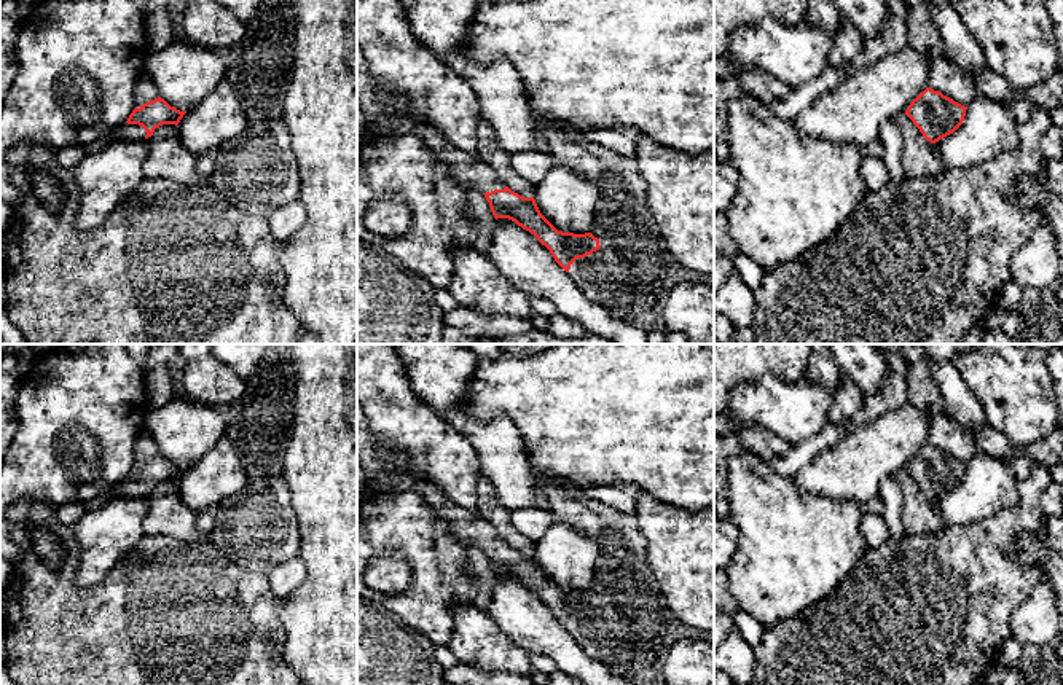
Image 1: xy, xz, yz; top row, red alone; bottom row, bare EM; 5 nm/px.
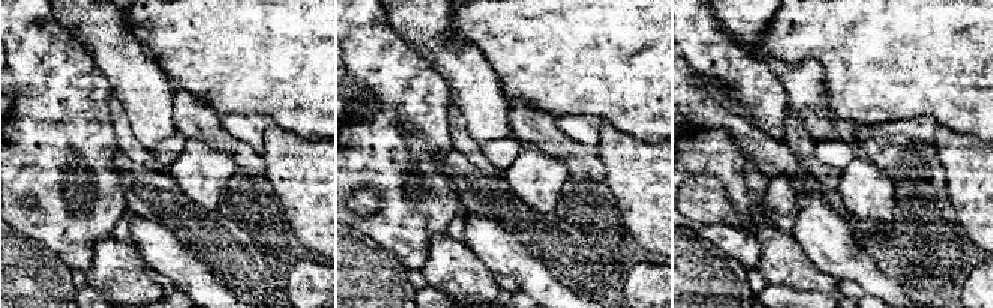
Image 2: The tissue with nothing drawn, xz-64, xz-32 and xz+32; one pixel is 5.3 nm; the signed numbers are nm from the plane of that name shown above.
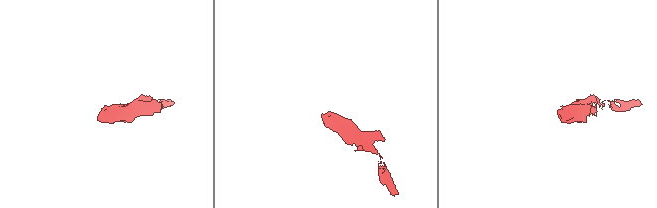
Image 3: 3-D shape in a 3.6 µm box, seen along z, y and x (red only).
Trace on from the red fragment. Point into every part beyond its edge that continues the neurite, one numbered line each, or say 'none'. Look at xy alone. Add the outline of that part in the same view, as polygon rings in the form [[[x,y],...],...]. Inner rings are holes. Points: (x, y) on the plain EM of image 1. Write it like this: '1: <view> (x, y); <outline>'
1: xy (129, 489); [[[121,481],[112,486],[102,497],[96,497],[84,503],[86,510],[96,510],[102,502],[112,497],[124,497],[124,499],[143,499],[147,487],[139,481]]]

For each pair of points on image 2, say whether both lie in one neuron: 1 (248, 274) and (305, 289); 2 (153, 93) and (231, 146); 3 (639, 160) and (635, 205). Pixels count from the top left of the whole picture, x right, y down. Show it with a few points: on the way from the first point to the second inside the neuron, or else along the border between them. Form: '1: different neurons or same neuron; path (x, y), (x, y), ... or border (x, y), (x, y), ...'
1: different neurons; border (318, 265), (300, 260), (290, 272), (287, 292)
2: different neurons; border (173, 110), (173, 125), (177, 129)
3: same neuron; path (639, 170), (639, 194)

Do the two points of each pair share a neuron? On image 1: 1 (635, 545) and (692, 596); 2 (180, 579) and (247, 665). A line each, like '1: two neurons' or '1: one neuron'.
1: two neurons
2: one neuron

